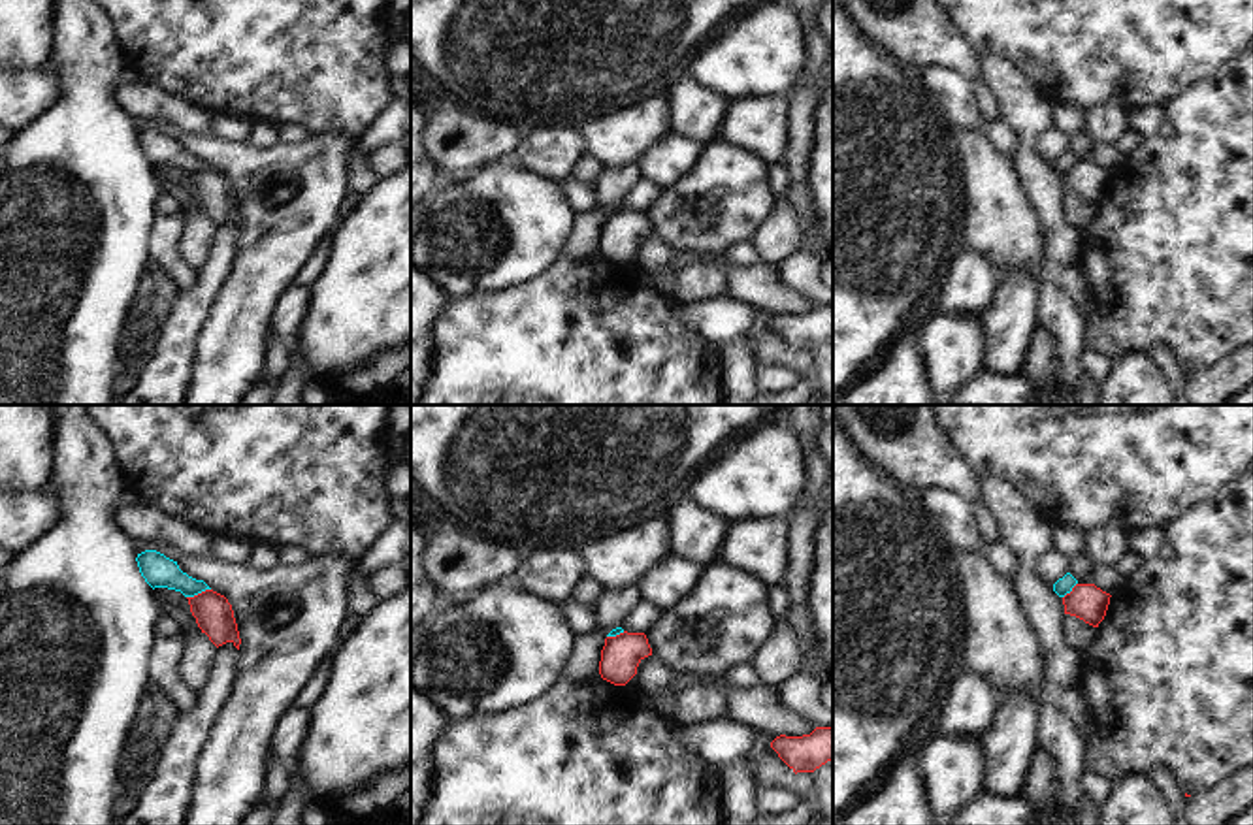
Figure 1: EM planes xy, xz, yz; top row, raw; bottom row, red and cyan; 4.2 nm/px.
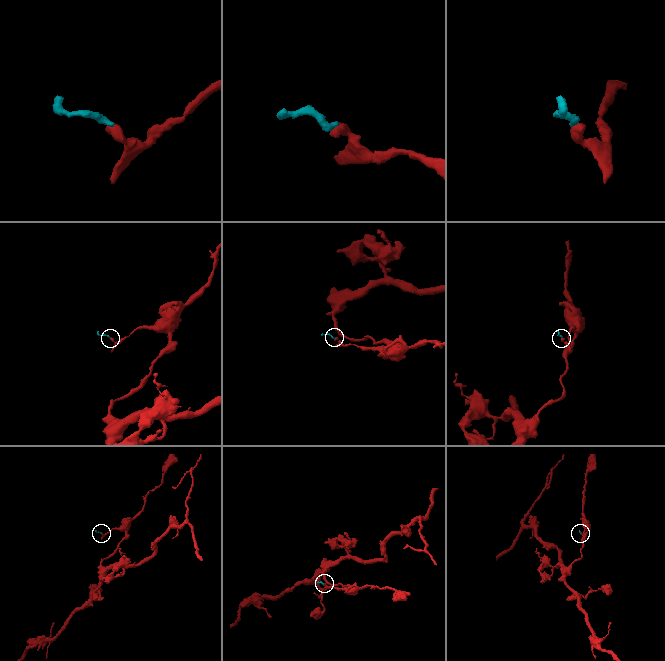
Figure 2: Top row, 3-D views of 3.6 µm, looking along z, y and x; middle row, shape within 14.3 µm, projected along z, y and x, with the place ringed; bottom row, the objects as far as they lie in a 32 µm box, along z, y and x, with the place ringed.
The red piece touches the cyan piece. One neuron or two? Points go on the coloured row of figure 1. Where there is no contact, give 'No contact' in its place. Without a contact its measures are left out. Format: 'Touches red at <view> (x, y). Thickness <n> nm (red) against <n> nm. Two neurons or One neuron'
Touches red at xy (198, 594). Thickness 160 nm (red) against 140 nm. Two neurons

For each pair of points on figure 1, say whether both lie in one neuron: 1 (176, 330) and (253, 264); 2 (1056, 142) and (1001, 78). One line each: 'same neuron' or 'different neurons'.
1: different neurons
2: different neurons

